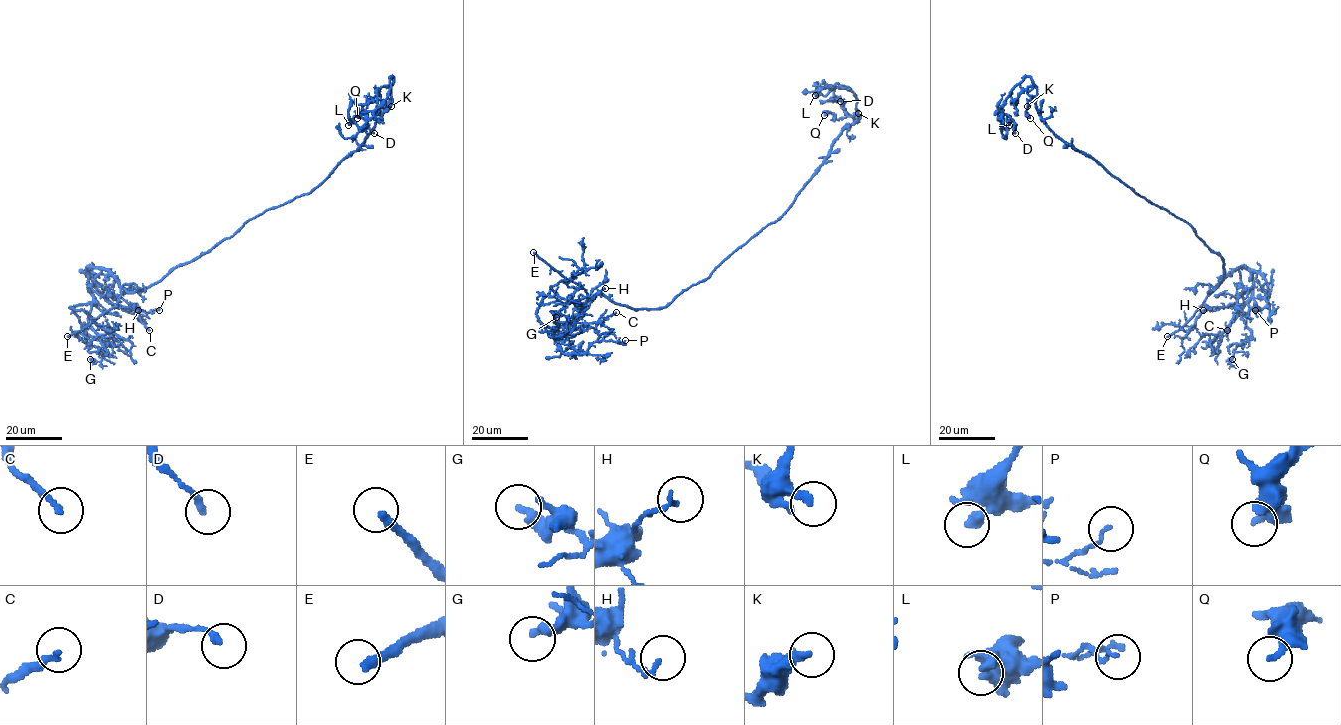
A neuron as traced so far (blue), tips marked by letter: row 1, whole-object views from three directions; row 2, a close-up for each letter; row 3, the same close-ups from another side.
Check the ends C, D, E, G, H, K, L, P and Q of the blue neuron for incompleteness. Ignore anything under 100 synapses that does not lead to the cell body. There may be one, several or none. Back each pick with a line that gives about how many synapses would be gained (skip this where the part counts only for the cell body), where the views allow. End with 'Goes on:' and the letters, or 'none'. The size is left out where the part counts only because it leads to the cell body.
Goes on: E

